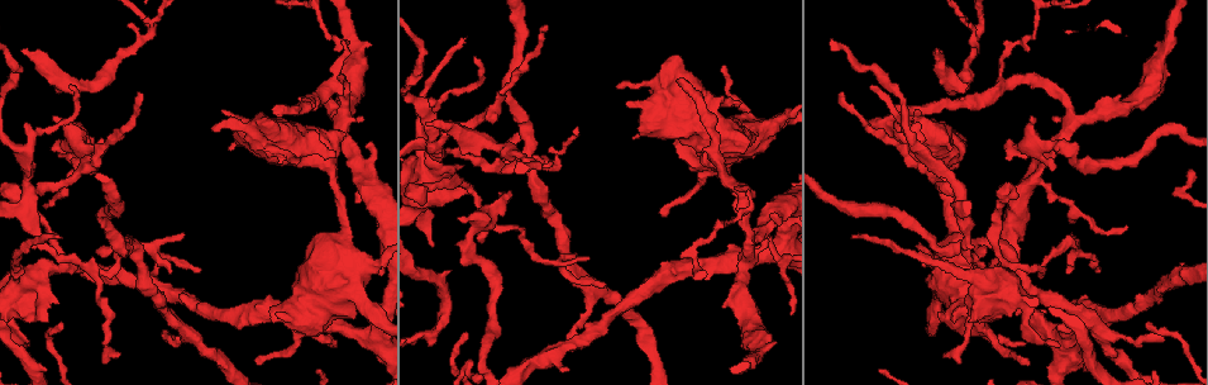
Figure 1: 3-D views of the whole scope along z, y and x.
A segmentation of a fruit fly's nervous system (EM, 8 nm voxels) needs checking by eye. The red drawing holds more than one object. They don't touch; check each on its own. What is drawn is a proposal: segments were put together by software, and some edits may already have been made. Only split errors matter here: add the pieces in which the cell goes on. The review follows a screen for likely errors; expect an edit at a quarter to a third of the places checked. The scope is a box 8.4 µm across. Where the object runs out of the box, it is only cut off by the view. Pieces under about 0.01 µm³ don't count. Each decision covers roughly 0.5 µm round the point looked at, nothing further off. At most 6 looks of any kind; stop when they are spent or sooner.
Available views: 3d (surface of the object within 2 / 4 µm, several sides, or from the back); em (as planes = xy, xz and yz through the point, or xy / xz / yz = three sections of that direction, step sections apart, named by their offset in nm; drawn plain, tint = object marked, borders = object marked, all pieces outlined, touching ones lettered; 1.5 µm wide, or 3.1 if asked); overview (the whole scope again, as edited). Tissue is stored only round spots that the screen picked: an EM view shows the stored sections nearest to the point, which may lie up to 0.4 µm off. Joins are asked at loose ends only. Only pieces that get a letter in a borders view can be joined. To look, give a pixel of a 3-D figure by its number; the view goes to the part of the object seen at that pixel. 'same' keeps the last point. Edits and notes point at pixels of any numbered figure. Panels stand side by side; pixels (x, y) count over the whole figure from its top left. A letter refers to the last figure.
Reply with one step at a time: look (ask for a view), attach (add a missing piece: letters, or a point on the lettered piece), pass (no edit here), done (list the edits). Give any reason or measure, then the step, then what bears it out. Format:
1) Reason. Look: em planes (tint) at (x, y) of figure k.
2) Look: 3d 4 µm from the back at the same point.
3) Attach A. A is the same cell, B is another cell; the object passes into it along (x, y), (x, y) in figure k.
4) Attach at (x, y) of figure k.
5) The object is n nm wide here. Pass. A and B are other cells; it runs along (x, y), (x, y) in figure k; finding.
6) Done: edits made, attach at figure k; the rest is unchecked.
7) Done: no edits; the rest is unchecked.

An open end. Look: em yz step 4 (tint) at (139, 93) of figure 1.

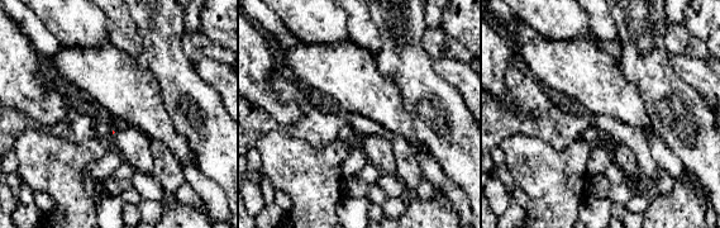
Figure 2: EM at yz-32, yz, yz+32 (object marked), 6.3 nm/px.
Look: em xz step 8 (borders) at the same point.

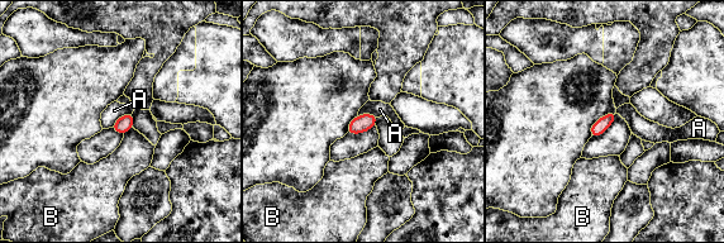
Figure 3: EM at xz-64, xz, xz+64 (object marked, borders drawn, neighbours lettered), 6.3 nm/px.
The object is 100 nm wide here. Pass. A and B are other cells; a border runs along (132, 127), (124, 134) in figure 3; no lettered piece goes on from it.

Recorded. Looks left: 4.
An open end. Look: 3d 2 µm at (73, 166) of figure 1.

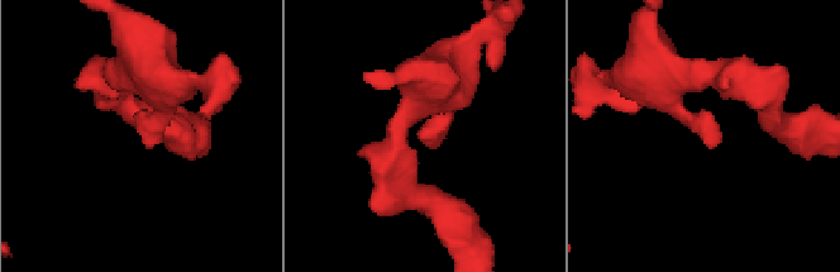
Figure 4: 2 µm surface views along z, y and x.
Shape alone is not enough. Look: em planes (borders) at (429, 146) of figure 4.

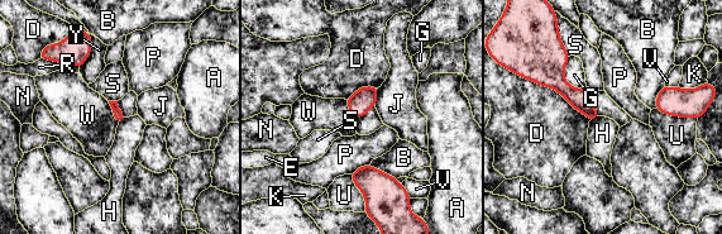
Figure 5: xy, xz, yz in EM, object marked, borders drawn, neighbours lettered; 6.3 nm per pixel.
Pass. A, B, D, E, G, H, J, K, N, P, R, S, U, V, W and Y are other cells; no lettered piece goes on from it.

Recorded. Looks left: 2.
End of a long branch. Look: em planes (borders) at (462, 40) of figure 1.

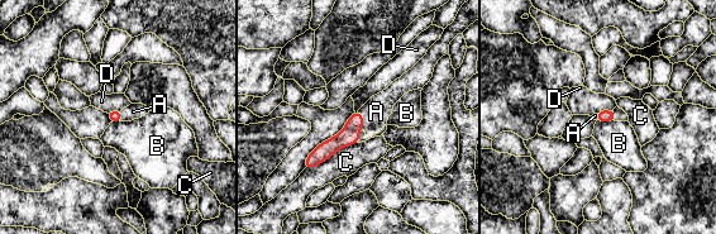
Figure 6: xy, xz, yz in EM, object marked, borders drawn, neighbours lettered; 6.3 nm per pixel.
Attach A. A is the same cell, B, C and D are other cells; the object passes into it along (349, 135), (363, 120), (376, 111) in figure 6; the cell continues.

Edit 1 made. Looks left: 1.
Done: edits made, attach at figure 6; the rest is unchecked.

